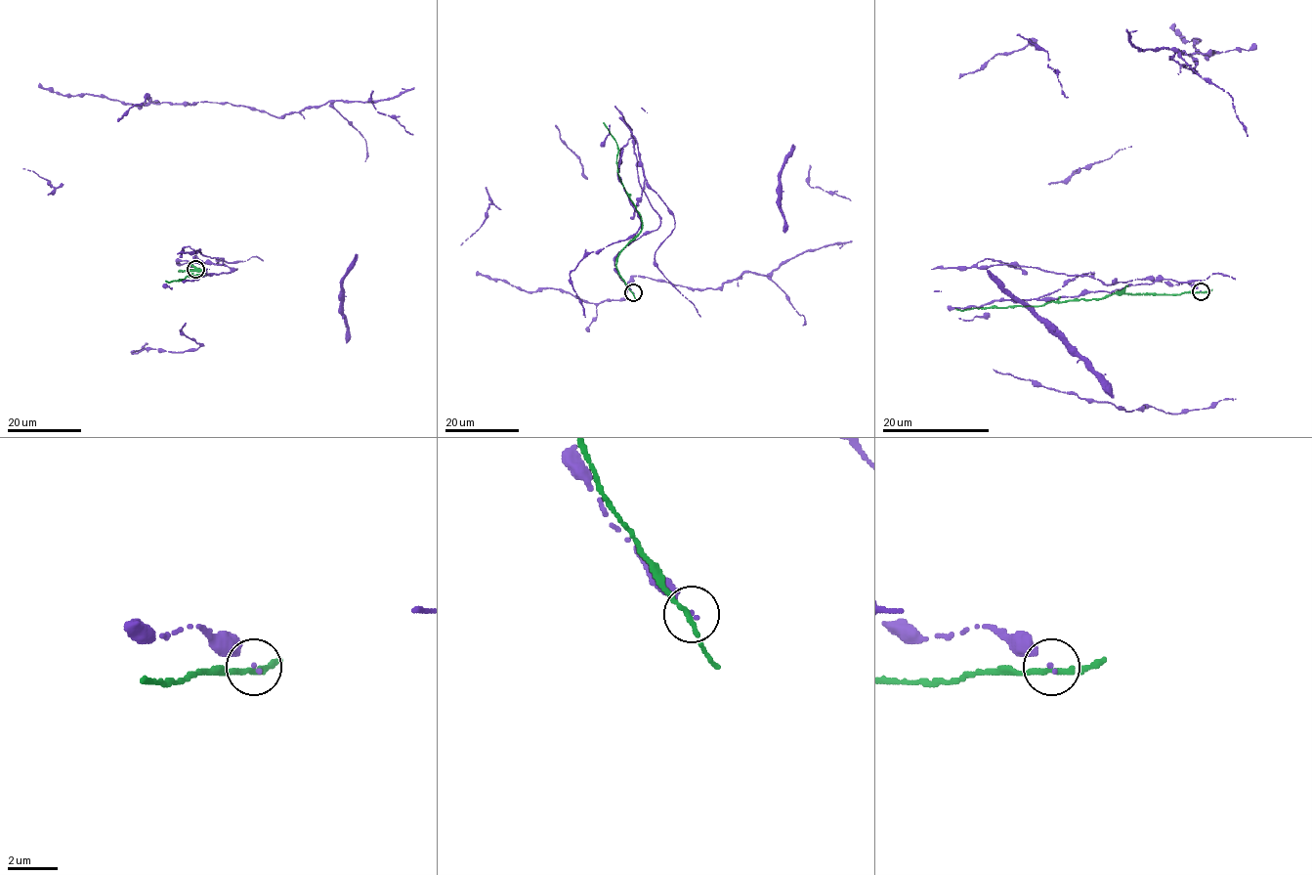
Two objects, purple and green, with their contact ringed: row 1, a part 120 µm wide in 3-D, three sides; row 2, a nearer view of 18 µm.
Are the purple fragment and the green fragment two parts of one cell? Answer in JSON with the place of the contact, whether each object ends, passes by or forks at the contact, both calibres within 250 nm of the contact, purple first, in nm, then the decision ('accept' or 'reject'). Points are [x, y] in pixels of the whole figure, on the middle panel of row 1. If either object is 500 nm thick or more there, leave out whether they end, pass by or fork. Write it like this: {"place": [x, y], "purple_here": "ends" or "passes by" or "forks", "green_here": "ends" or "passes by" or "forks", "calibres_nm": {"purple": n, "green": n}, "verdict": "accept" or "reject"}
{"place": [633, 292], "purple_here": "ends", "green_here": "passes by", "calibres_nm": {"purple": 140, "green": 200}, "verdict": "reject"}

